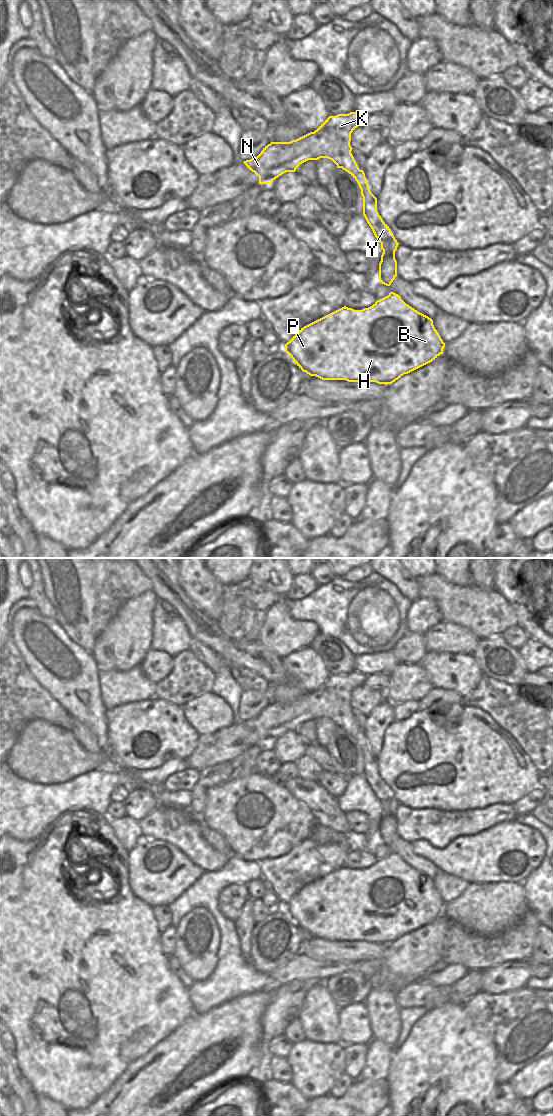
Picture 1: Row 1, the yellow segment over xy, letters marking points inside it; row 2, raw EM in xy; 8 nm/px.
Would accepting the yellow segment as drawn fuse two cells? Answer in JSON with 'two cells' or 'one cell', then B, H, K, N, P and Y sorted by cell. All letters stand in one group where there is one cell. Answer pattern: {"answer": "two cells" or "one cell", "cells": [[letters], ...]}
{"answer": "two cells", "cells": [["B", "H", "P"], ["K", "N", "Y"]]}

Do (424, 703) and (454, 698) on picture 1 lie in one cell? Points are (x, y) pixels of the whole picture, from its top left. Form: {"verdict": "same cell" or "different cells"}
{"verdict": "same cell"}

